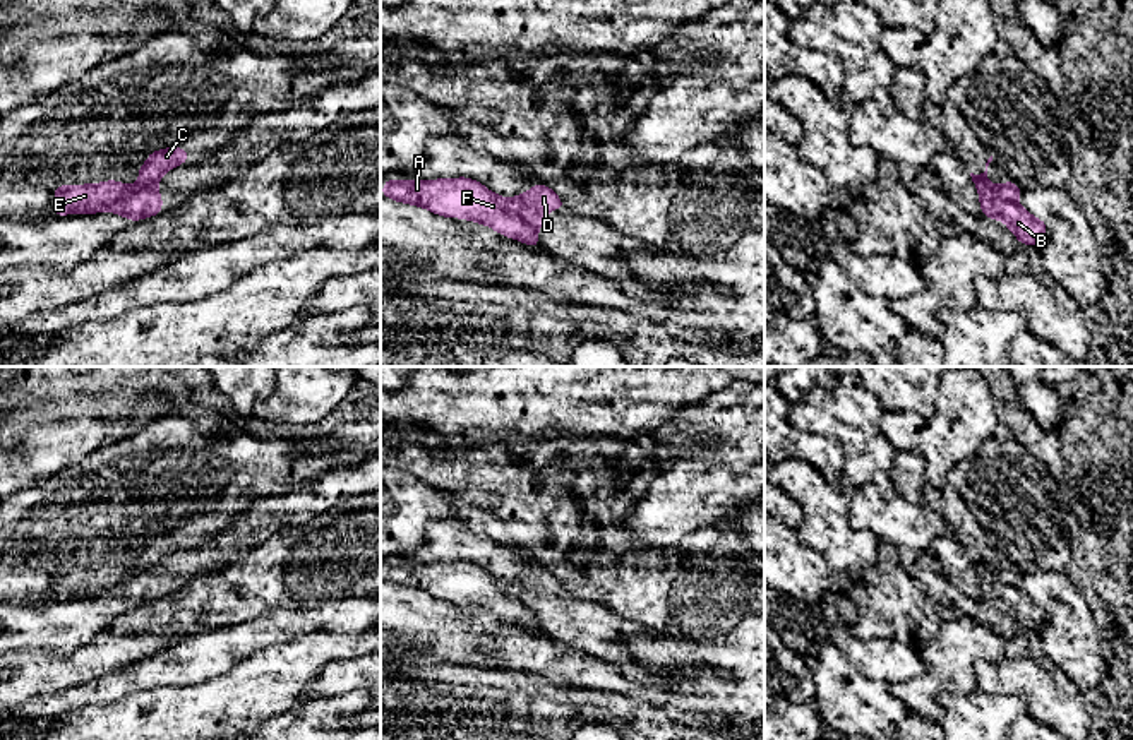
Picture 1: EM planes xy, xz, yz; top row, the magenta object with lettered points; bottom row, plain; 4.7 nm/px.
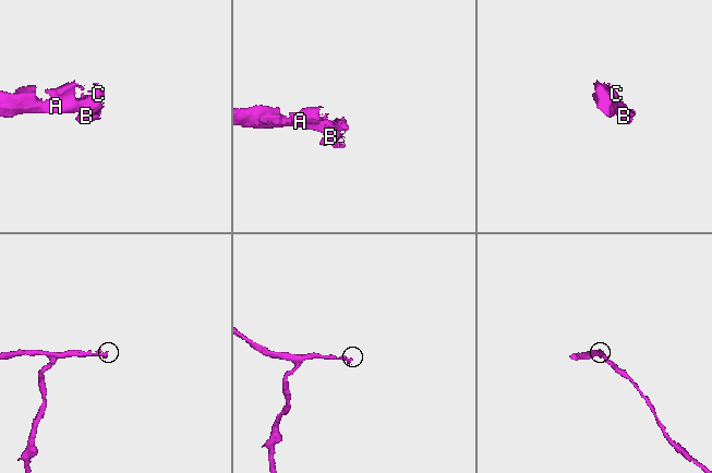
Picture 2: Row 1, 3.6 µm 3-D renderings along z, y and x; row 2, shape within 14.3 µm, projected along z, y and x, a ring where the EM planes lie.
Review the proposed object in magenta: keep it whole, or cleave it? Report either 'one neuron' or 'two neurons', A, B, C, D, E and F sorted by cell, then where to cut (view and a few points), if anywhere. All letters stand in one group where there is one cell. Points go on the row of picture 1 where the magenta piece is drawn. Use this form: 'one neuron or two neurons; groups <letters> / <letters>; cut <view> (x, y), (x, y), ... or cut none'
two neurons; groups A C E F / B D; cut xy (156, 180), (125, 194), (110, 209)

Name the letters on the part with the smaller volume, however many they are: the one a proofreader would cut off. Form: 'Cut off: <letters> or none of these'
Cut off: B, D

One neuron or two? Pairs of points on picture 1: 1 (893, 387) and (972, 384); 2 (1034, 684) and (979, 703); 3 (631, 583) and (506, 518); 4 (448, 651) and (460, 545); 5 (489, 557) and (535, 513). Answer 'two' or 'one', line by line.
1: two
2: two
3: one
4: two
5: two

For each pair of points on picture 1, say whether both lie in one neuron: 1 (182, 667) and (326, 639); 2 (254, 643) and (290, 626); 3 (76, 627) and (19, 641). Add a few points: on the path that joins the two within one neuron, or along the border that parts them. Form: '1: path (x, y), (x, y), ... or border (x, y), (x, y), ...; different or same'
1: border (228, 668), (191, 684); different
2: path (263, 636), (269, 629), (281, 626); same
3: path (62, 629), (33, 629); same

